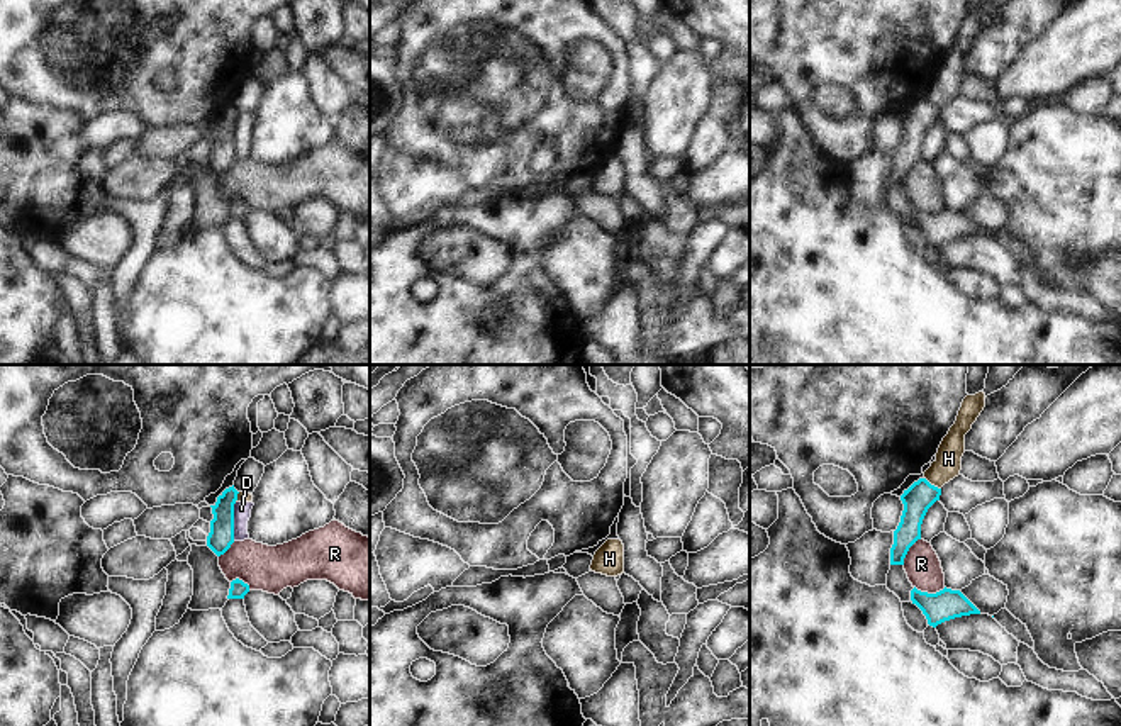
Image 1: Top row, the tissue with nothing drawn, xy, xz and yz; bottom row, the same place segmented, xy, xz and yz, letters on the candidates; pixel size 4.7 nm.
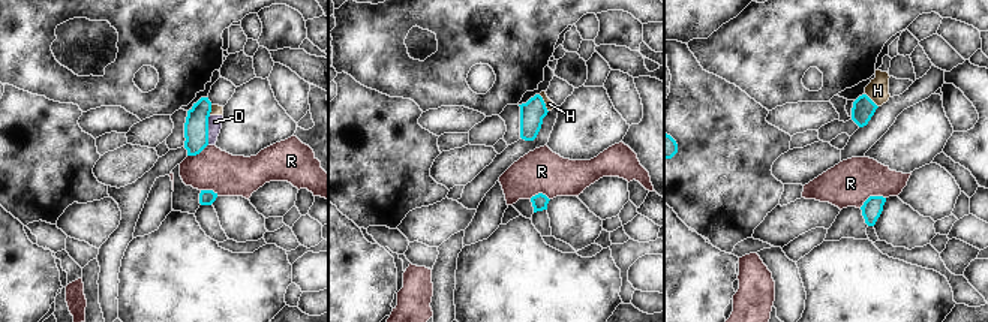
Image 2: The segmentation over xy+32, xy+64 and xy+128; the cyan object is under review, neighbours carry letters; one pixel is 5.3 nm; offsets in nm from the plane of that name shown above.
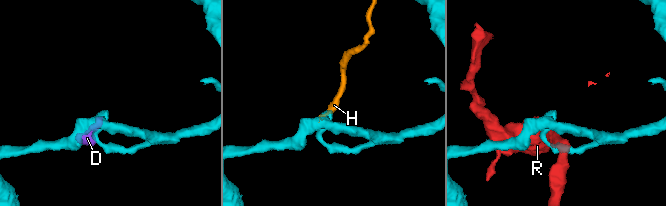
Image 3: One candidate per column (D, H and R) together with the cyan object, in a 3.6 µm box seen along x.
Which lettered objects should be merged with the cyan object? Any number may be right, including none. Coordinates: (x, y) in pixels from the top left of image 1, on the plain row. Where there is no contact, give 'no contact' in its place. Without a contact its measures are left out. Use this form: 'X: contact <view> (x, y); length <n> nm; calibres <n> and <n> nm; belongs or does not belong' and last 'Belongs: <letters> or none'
D: contact xy (233, 141); length 180 nm; calibres 120 and 80 nm; does not belong
H: contact yz (930, 104); length 110 nm; calibres 140 and 130 nm; does not belong
R: contact yz (930, 214); length 150 nm; calibres 150 and 170 nm; does not belong
Belongs: none

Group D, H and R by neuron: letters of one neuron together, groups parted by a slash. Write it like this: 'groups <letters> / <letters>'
groups D H / R

